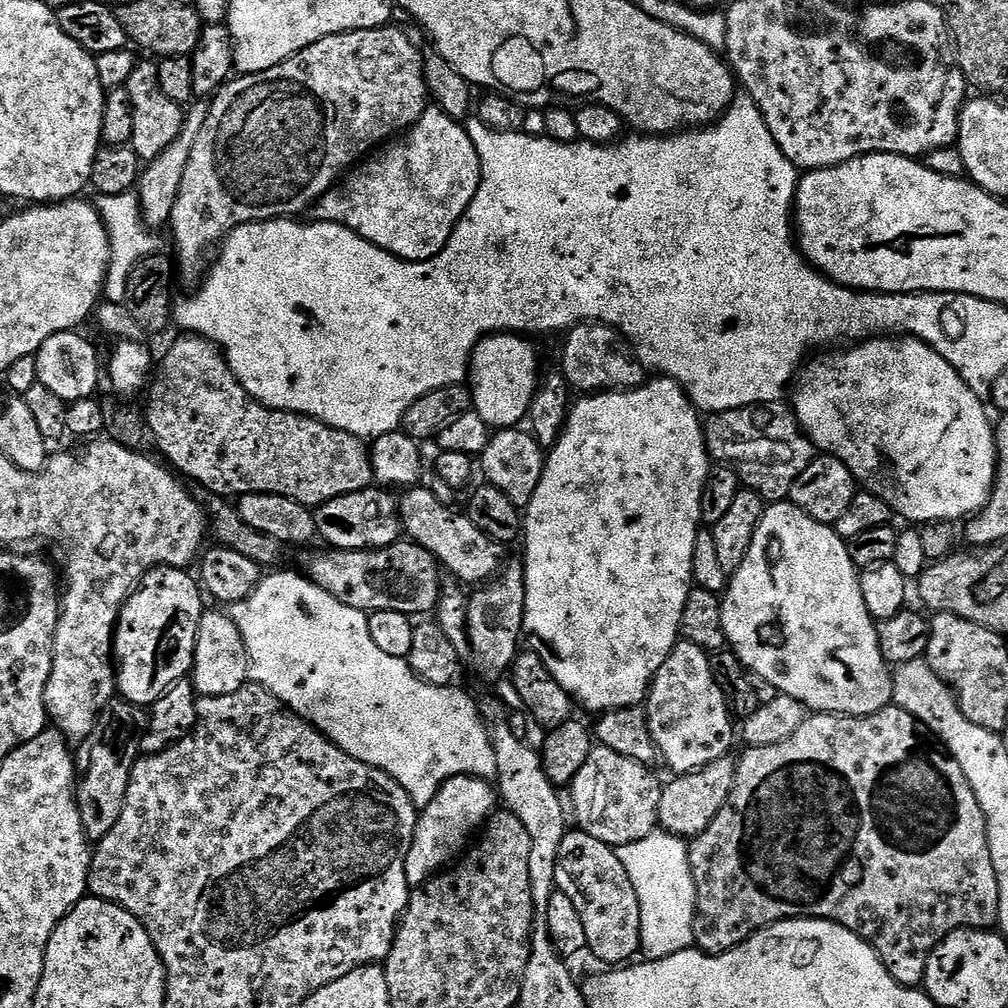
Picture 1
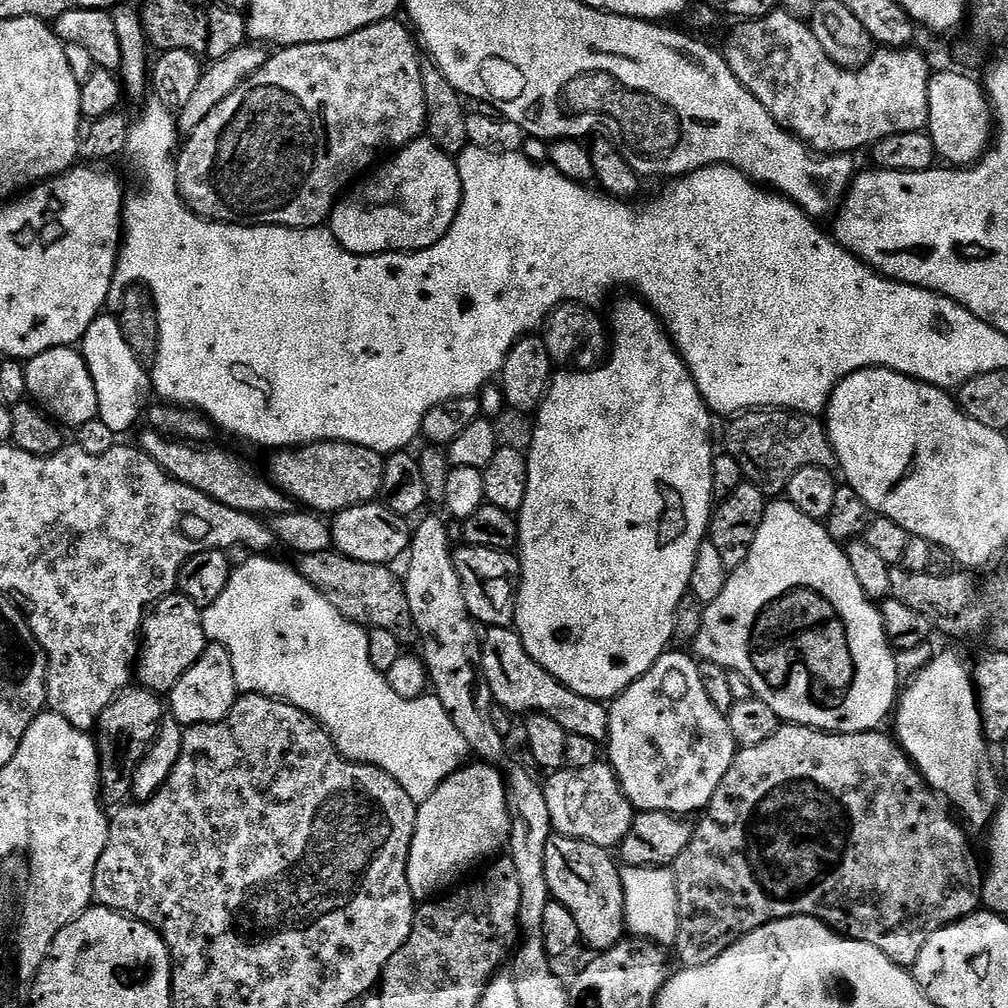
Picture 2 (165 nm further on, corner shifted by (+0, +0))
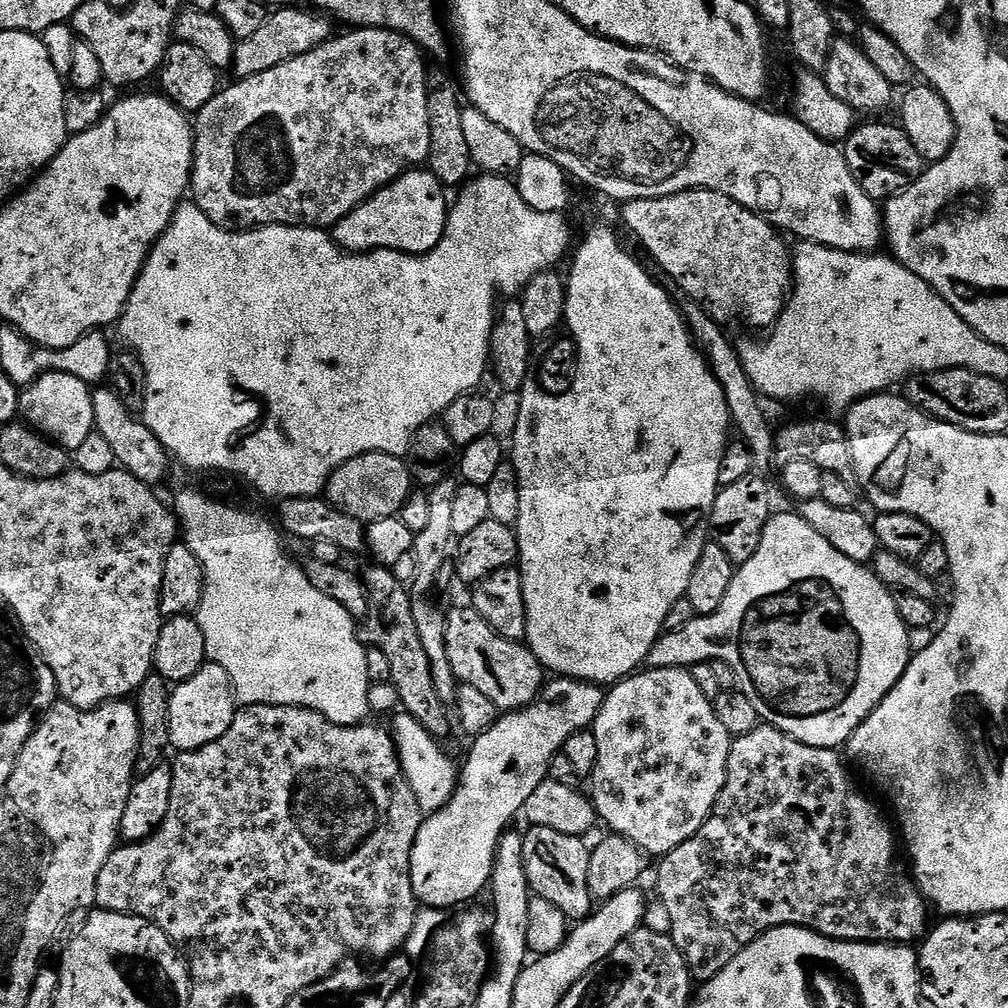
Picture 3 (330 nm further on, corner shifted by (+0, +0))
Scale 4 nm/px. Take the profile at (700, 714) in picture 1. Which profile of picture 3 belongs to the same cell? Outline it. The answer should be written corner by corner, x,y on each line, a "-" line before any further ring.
687,667
648,668
647,670
640,670
619,681
609,692
612,693
609,696
607,693
603,697
600,712
596,716
596,722
590,729
598,742
598,762
594,766
590,777
590,783
592,783
590,799
596,807
596,815
599,823
601,825
605,824
608,827
607,831
609,833
626,838
634,847
640,849
641,852
647,854
649,857
656,856
655,858
663,858
669,852
673,852
679,844
689,840
702,827
712,809
716,807
716,799
720,796
722,786
726,782
728,759
730,758
730,750
732,749
734,738
728,733
726,726
722,726
722,722
718,722
715,703
708,700
706,695
702,694
702,690
694,682
694,678
691,677

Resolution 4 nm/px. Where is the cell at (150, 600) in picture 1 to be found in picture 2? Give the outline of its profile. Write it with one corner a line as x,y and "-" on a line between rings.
165,596
144,617
142,635
138,641
138,659
134,665
135,679
157,694
171,693
178,678
182,678
182,674
190,670
190,666
203,654
205,647
202,609
185,596

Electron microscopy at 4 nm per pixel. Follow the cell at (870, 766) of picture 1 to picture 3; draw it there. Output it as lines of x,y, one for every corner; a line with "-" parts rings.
758,726
754,730
750,730
750,734
742,734
735,737
732,741
732,749
730,750
730,758
728,759
728,773
726,774
726,782
722,786
720,796
716,799
716,807
706,818
706,822
700,827
692,837
686,842
682,842
676,847
673,852
669,852
667,856
659,861
660,869
656,872
656,892
660,895
658,900
659,907
666,910
666,914
670,918
671,938
674,946
682,954
682,958
686,962
689,972
692,973
693,981
707,982
715,978
715,976
728,965
734,957
743,949
752,944
764,932
770,931
772,928
808,928
812,932
817,932
819,936
826,936
829,940
847,940
849,942
867,942
869,944
903,944
905,946
915,945
917,942
923,941
926,933
929,931
930,923
928,924
928,912
930,913
929,905
926,903
923,896
920,895
920,889
907,875
900,873
900,868
896,865
896,844
898,848
898,840
892,837
893,825
880,817
880,812
876,809
876,804
868,796
863,796
856,789
856,784
852,781
852,776
848,773
849,765
843,764
840,761
841,753
835,748
815,748
814,746
806,746
802,742
798,742
793,736
786,736
778,729
771,726

